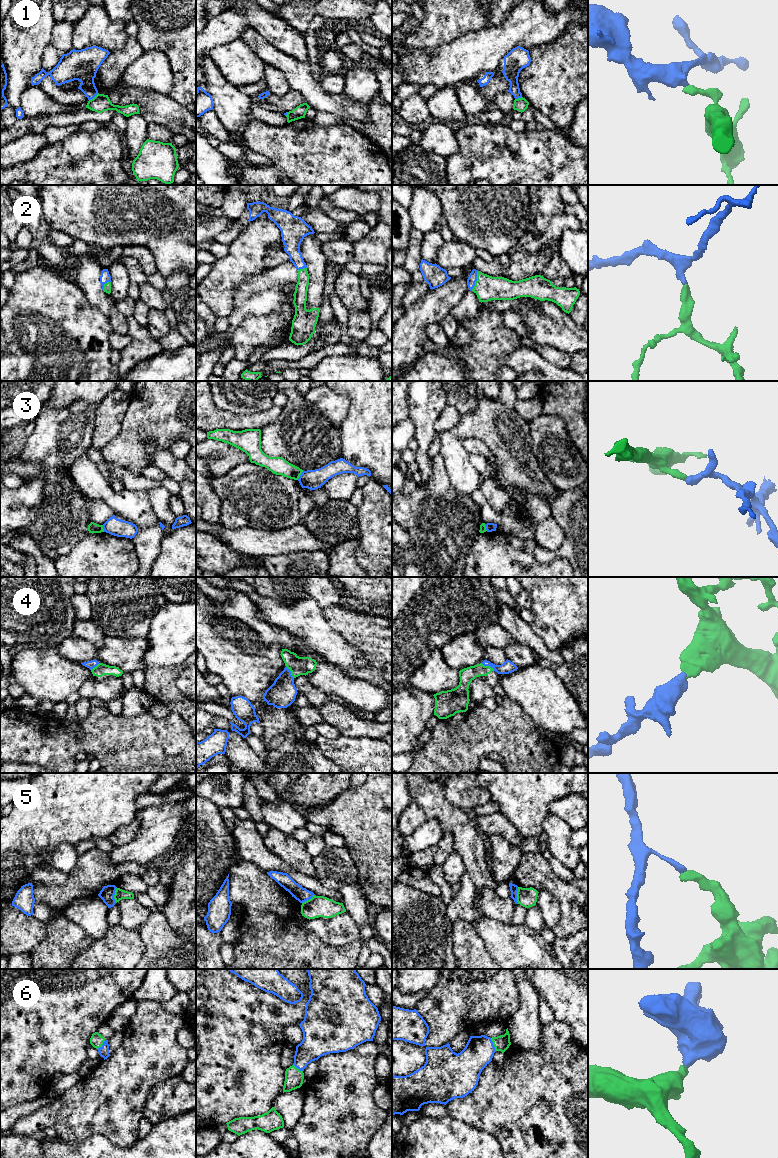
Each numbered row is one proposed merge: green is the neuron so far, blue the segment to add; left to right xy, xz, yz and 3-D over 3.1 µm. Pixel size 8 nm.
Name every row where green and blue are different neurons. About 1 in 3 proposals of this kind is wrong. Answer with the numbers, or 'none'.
1, 3, 5

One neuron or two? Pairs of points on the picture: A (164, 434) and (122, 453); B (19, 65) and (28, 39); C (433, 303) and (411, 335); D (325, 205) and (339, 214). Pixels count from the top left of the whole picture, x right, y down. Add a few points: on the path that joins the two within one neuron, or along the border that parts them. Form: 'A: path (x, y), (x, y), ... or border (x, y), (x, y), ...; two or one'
A: path (154, 434), (141, 434), (132, 443); one
B: path (22, 59), (23, 45); one
C: path (425, 311), (411, 327); one
D: path (328, 208), (336, 213); one

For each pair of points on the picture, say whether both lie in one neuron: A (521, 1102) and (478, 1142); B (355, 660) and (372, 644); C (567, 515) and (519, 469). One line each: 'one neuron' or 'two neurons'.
A: two neurons
B: two neurons
C: two neurons

